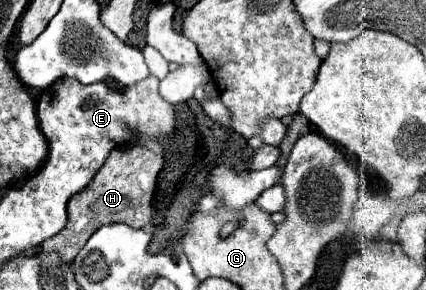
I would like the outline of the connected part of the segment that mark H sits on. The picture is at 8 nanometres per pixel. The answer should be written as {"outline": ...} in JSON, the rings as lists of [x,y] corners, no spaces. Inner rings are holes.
{"outline":[[[141,145],[117,147],[111,151],[103,167],[97,171],[97,177],[89,183],[87,189],[77,193],[73,201],[69,201],[69,221],[57,237],[51,237],[41,245],[39,251],[57,251],[63,261],[71,263],[85,241],[107,223],[125,223],[135,229],[143,229],[151,223],[151,203],[155,193],[157,175],[163,167],[163,155],[155,153]]]}

